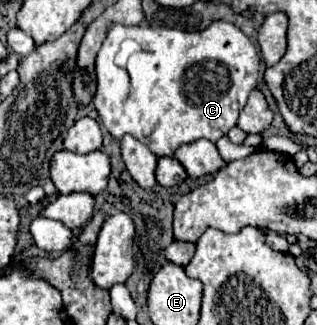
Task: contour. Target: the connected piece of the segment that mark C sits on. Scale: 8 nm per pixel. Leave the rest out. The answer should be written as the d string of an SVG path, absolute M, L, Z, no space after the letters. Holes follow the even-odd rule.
M212 21L212 25L208 25L206 29L193 33L168 27L114 25L96 59L98 89L92 103L112 137L122 139L124 135L132 135L134 139L142 141L154 155L172 155L180 145L192 143L196 139L204 137L216 143L220 137L224 137L236 125L240 109L246 105L250 91L256 87L258 69L260 57L256 47L236 25L228 21ZM126 39L136 41L140 49L152 53L152 101L130 101L130 89L126 95L118 95L118 71L128 69L116 63L116 53L120 51L122 41Z

